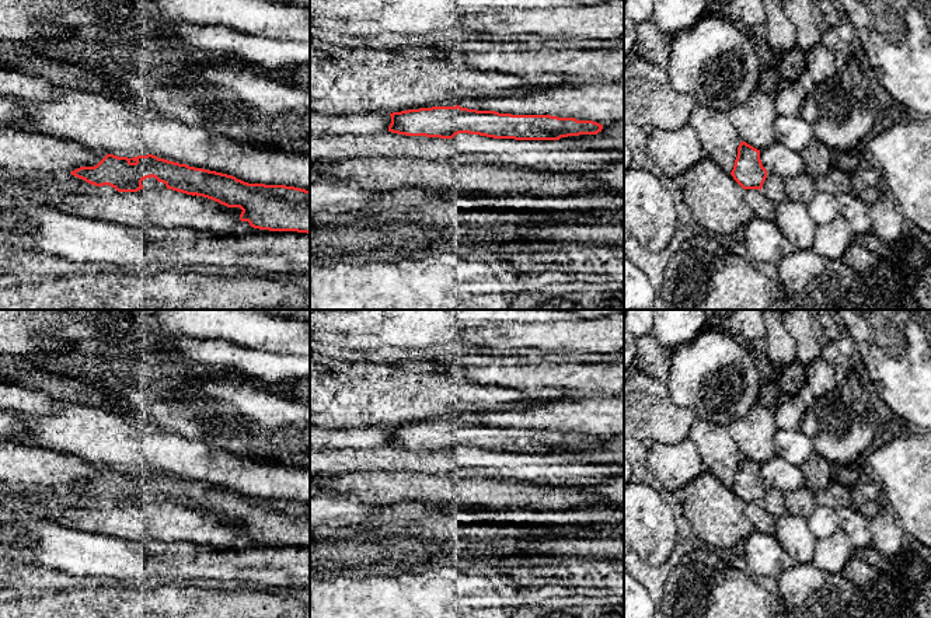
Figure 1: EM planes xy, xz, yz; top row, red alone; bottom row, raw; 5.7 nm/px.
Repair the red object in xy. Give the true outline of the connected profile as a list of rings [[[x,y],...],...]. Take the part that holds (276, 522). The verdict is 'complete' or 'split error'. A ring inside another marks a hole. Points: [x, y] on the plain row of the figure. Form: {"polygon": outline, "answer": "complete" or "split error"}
{"polygon": [[[107,468],[97,479],[80,481],[70,488],[95,500],[109,499],[118,506],[137,506],[143,503],[142,495],[153,490],[167,503],[240,521],[240,534],[254,542],[310,548],[310,504],[301,502],[248,497],[153,468],[133,472]]], "answer": "complete"}

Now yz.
{"polygon": [[[740,455],[730,489],[743,503],[761,504],[767,483],[761,478],[760,464],[746,455]]], "answer": "complete"}

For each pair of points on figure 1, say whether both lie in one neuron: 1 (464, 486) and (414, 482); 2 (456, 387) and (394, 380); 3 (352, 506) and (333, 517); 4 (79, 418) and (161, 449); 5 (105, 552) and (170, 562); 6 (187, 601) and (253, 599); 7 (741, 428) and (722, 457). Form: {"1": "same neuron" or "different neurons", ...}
{"1": "same neuron", "2": "same neuron", "3": "same neuron", "4": "same neuron", "5": "same neuron", "6": "same neuron", "7": "different neurons"}

